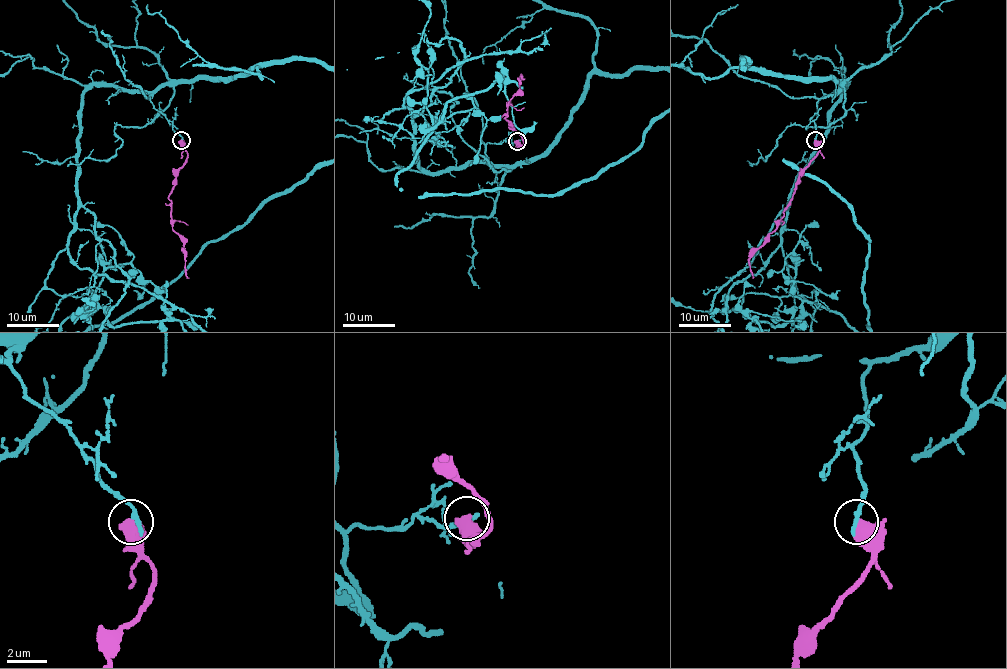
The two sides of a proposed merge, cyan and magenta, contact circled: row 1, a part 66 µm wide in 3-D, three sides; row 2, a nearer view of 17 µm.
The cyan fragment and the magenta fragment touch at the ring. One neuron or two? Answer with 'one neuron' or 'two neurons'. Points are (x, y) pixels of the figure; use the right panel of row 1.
two neurons

